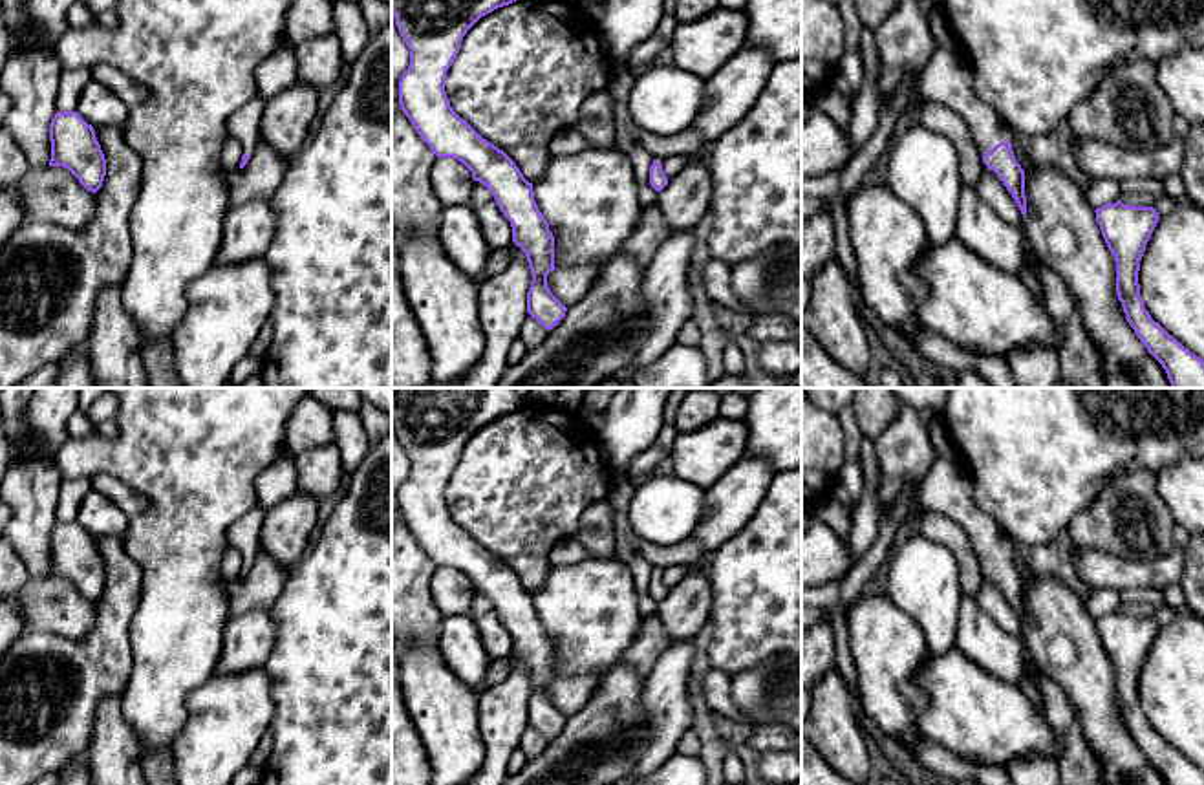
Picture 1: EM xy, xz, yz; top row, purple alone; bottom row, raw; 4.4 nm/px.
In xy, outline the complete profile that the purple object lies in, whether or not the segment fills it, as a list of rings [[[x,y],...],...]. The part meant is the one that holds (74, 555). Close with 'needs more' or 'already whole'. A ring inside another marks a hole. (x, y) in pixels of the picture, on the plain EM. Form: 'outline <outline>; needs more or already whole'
outline [[[57,522],[49,534],[49,576],[68,578],[79,593],[97,602],[106,586],[106,569],[95,540],[77,522]]]; already whole

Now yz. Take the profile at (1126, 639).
outline [[[1122,611],[1096,622],[1102,646],[1116,672],[1116,704],[1125,728],[1167,785],[1204,785],[1204,770],[1173,748],[1144,717],[1138,681],[1145,655],[1160,629],[1153,617]]]; already whole

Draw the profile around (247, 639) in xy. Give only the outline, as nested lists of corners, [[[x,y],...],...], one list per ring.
[[[251,609],[229,618],[223,629],[223,650],[218,659],[218,675],[238,675],[265,664],[276,642],[276,620],[273,609]]]

